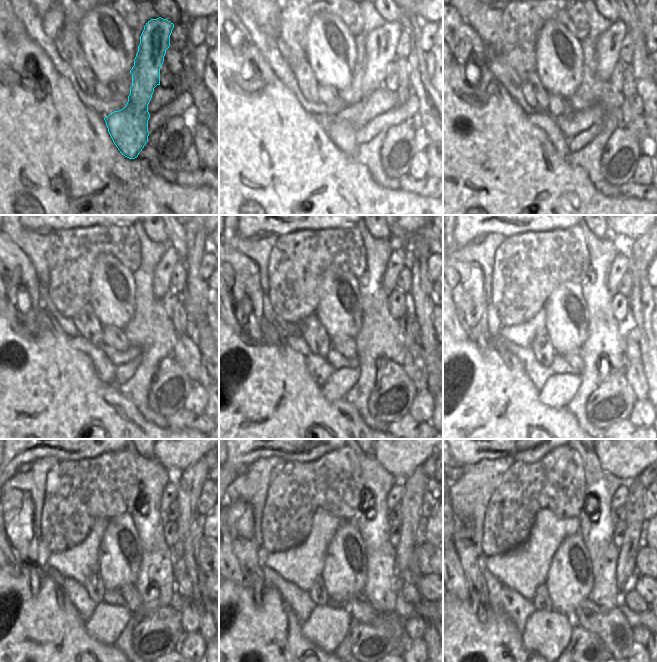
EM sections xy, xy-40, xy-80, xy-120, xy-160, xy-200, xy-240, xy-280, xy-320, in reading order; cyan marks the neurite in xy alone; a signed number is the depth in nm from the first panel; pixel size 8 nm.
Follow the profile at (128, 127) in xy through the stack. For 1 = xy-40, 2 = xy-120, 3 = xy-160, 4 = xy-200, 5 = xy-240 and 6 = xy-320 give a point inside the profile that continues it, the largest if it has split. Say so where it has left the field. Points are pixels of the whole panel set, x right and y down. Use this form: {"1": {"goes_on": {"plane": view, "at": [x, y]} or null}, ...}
{"1": {"goes_on": {"plane": "xy-40", "at": [381, 43]}}, "2": {"goes_on": {"plane": "xy-120", "at": [163, 271]}}, "3": {"goes_on": {"plane": "xy-160", "at": [397, 260]}}, "4": {"goes_on": {"plane": "xy-200", "at": [619, 267]}}, "5": {"goes_on": {"plane": "xy-240", "at": [170, 493]}}, "6": {"goes_on": {"plane": "xy-320", "at": [619, 498]}}}

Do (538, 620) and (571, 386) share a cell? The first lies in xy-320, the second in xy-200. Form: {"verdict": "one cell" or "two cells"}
{"verdict": "one cell"}

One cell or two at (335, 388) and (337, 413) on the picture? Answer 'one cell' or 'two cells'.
two cells

